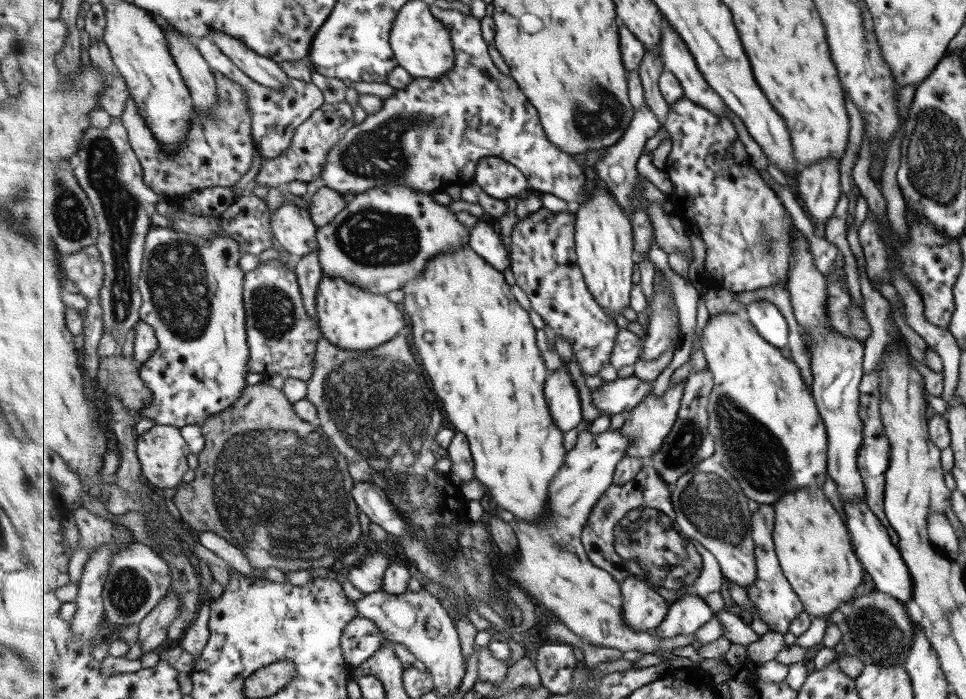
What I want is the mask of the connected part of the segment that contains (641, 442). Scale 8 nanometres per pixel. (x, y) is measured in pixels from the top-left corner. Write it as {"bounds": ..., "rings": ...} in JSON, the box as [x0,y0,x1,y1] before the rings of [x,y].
{"bounds":[623,377,688,461],"rings":[[[688,377],[678,385],[669,383],[668,390],[662,397],[657,397],[650,394],[643,402],[638,404],[637,408],[627,412],[623,433],[633,437],[633,444],[627,449],[626,456],[638,456],[649,461],[653,456],[658,454],[658,450],[665,443],[665,439],[669,437],[669,433],[673,431],[678,413],[681,408],[681,401],[684,397],[684,390]]]}

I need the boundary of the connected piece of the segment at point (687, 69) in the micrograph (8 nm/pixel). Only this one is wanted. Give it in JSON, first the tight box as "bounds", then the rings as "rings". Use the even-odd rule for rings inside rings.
{"bounds":[660,18,727,117],"rings":[[[665,18],[660,54],[667,70],[673,71],[682,82],[685,97],[707,107],[715,114],[727,117],[726,103],[707,82],[698,62],[676,28]]]}

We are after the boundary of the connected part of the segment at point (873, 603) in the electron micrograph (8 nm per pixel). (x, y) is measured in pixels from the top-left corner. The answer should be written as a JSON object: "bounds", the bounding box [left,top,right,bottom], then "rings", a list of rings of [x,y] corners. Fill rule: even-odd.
{"bounds":[839,589,914,666],"rings":[[[875,589],[868,593],[861,594],[846,607],[845,624],[841,626],[843,636],[840,638],[839,649],[842,655],[856,656],[865,665],[874,664],[875,666],[903,666],[906,659],[906,652],[914,637],[914,626],[910,621],[905,604],[896,598],[890,597]]]}

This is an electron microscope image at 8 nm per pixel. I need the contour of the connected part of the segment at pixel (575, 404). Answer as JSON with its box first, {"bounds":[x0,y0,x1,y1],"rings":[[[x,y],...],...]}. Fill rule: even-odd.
{"bounds":[544,366,584,434],"rings":[[[565,366],[548,373],[544,391],[557,427],[564,434],[577,429],[584,421],[581,396]]]}

